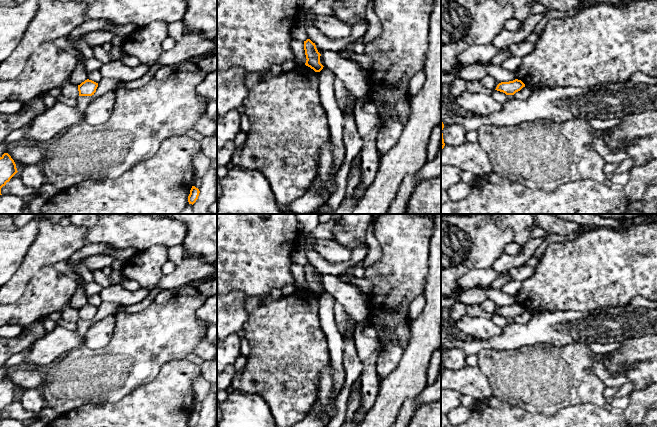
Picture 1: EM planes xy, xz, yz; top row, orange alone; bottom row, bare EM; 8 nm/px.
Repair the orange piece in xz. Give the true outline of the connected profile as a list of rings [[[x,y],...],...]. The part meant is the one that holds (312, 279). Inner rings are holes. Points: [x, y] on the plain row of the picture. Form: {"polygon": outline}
{"polygon": [[[307,263],[304,265],[304,274],[307,283],[305,289],[315,296],[320,296],[324,290],[320,287],[321,278],[318,276],[315,267]]]}

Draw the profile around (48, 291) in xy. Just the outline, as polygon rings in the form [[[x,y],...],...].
[[[49,264],[28,282],[22,297],[13,304],[0,304],[0,327],[27,327],[53,312],[60,312],[65,321],[79,322],[78,309],[70,305],[76,291],[75,276],[62,275]]]

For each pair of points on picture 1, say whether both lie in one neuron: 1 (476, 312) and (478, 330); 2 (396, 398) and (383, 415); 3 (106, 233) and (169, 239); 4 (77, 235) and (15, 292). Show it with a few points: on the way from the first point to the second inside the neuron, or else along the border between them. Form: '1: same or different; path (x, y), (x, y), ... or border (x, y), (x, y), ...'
1: different; border (466, 313), (472, 317), (490, 318)
2: same; path (392, 402), (385, 411)
3: same; path (122, 233), (153, 233)
4: same; path (59, 242), (55, 243), (24, 274)

